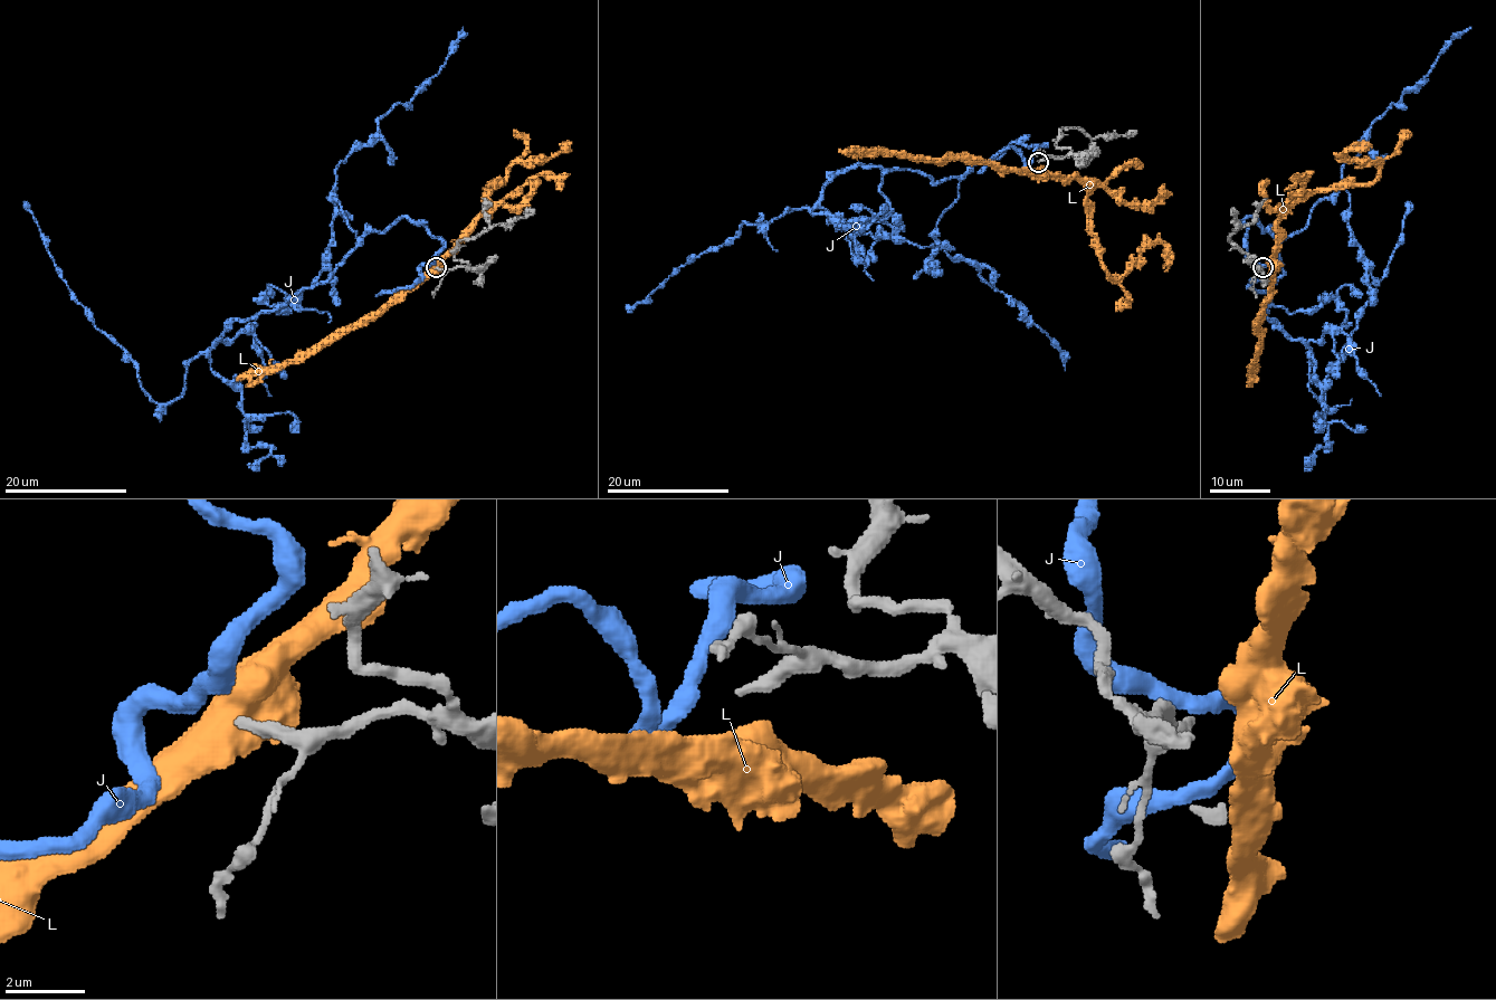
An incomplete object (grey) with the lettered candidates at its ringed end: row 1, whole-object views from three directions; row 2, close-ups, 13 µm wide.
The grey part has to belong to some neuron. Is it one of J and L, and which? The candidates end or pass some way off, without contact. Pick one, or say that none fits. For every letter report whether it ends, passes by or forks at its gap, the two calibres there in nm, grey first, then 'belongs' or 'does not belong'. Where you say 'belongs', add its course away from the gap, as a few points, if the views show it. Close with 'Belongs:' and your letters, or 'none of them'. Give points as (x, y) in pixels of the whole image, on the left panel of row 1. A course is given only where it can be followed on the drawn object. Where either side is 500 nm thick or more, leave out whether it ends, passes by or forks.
J: it passes by | 280/400 nm | does not belong
L: 280/750 nm | does not belong
Belongs: none of them

